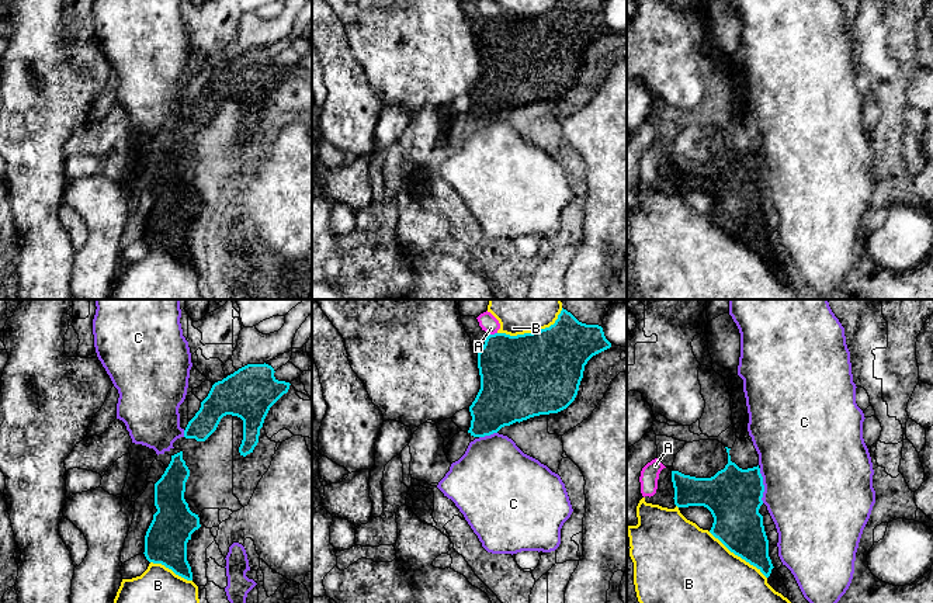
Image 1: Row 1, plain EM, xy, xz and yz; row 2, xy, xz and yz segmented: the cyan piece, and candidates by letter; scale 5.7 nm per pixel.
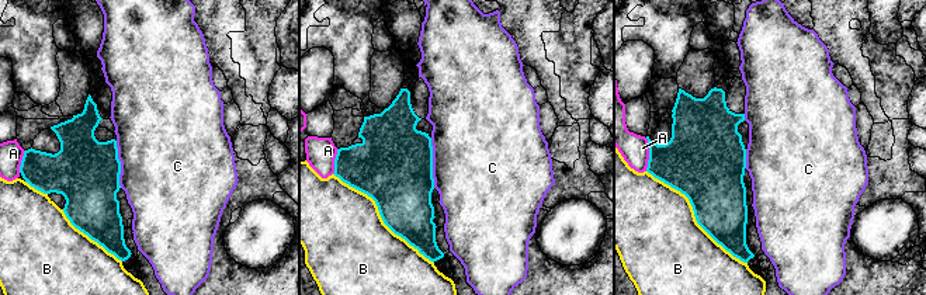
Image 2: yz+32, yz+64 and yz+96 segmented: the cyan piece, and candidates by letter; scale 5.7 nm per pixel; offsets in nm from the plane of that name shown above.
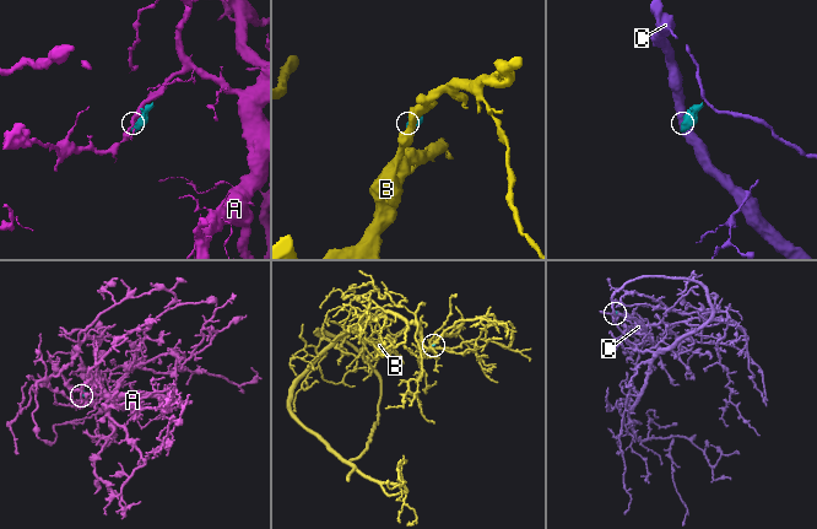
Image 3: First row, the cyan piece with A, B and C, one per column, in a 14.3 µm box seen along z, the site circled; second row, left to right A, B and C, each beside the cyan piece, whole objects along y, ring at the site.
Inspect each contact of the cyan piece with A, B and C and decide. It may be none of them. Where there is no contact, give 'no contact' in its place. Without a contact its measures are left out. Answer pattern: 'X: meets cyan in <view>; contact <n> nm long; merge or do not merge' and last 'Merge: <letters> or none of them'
A: meets cyan in xz; contact 60 nm long; do not merge
B: meets cyan in xz; contact 400 nm long; do not merge
C: meets cyan in yz; contact 200 nm long; do not merge
Merge: none of them

